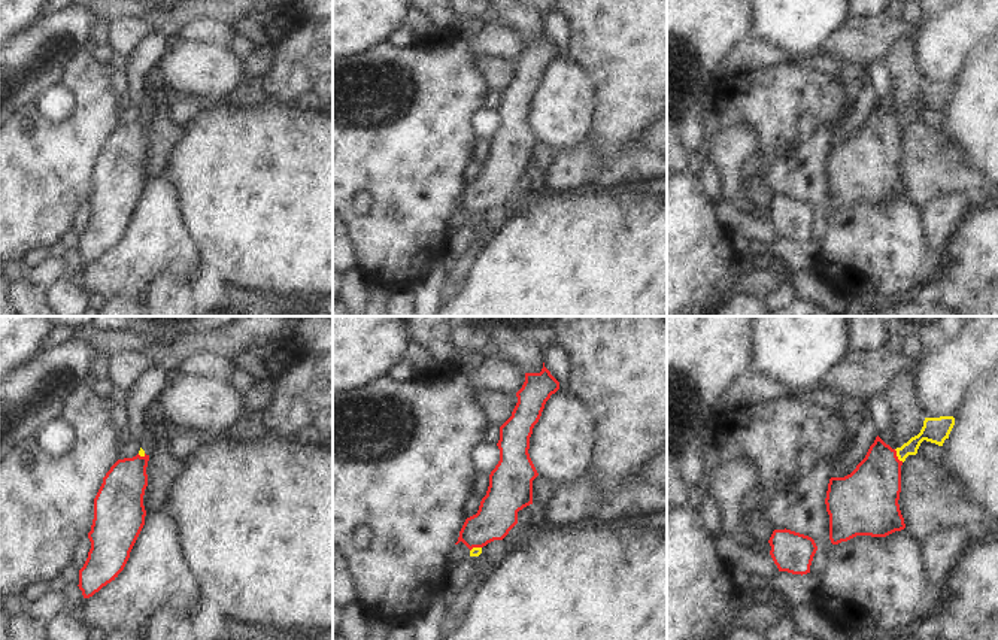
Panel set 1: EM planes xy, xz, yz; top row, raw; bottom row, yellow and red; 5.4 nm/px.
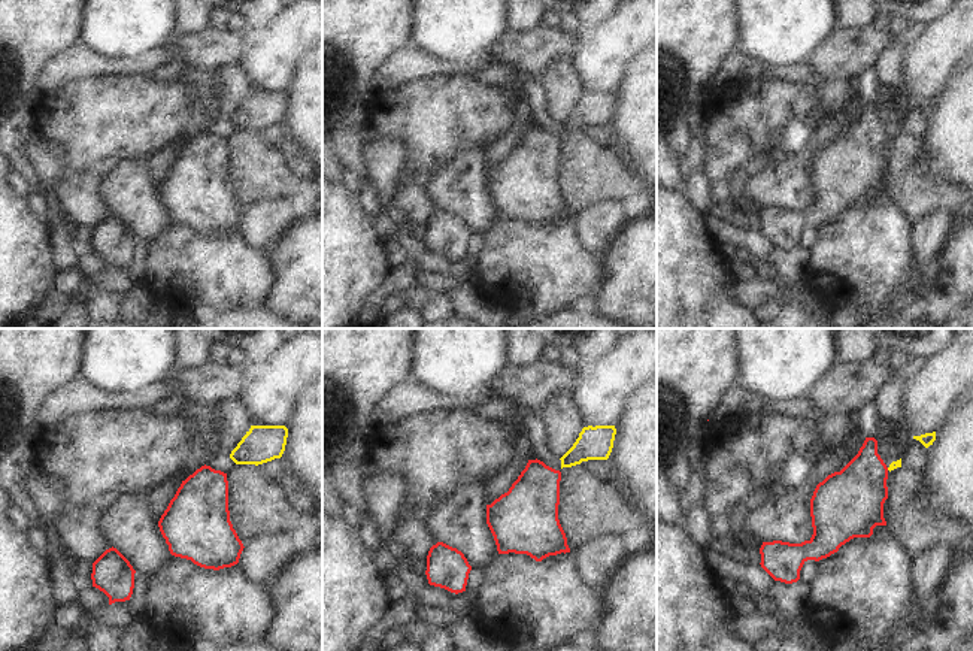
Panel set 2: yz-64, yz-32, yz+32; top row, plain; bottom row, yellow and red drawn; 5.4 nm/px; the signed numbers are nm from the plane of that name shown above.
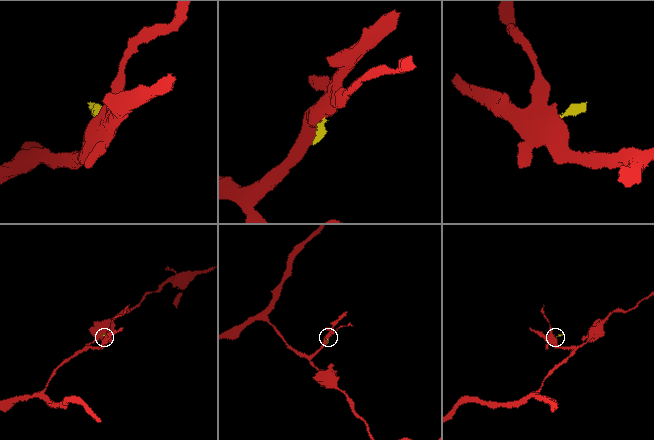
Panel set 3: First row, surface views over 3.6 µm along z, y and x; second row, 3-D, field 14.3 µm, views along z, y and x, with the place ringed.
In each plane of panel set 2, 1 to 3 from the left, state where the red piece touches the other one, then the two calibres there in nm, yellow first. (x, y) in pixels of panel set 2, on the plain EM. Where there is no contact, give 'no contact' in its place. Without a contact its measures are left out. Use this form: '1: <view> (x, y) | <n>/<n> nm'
1: no contact
2: no contact
3: no contact

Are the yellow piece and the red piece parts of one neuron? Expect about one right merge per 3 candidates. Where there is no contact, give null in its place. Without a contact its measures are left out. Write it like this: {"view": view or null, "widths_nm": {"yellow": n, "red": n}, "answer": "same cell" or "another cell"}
{"view": "yz", "widths_nm": {"yellow": 140, "red": 300}, "answer": "another cell"}

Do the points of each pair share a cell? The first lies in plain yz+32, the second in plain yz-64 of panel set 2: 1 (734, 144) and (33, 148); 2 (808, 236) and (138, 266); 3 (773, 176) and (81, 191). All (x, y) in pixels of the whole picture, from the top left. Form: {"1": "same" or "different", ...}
{"1": "same", "2": "same", "3": "different"}

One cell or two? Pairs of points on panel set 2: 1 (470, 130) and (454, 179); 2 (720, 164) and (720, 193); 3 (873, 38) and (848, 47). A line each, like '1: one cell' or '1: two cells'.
1: two cells
2: one cell
3: one cell

